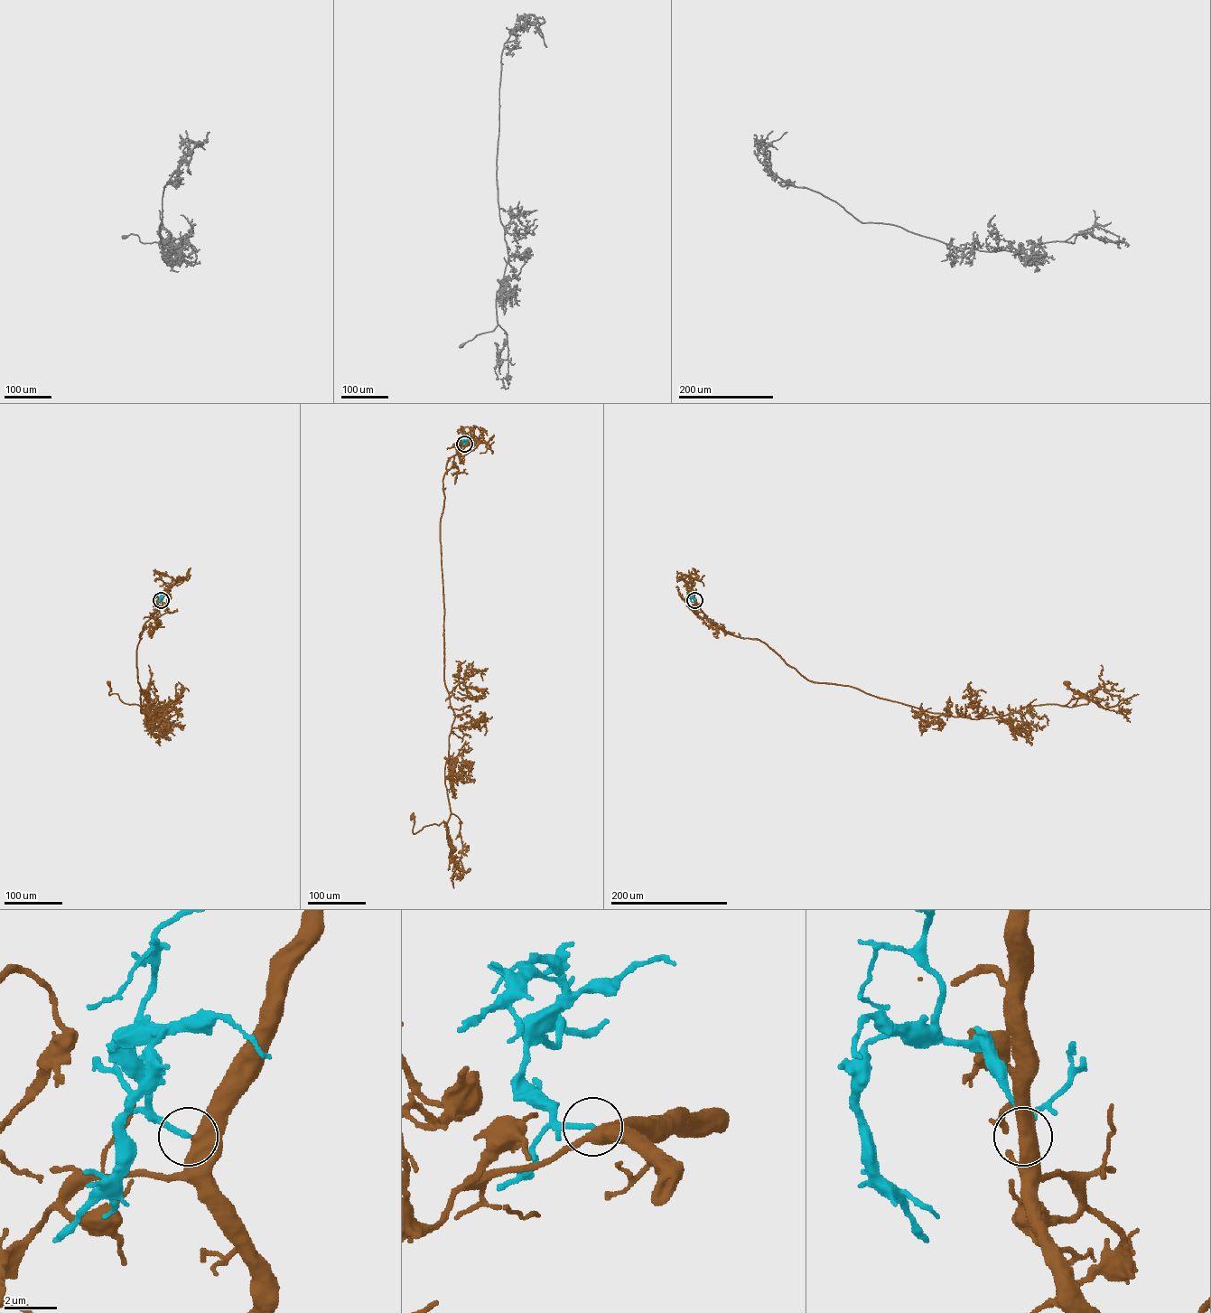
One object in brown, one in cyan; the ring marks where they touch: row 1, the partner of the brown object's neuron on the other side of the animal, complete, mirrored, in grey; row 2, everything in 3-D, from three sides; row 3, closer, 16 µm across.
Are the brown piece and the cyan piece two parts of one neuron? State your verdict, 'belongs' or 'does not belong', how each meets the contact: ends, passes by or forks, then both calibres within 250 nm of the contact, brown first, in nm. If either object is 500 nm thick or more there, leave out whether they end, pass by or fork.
belongs; brown passes by; cyan ends; calibres 480 and 200 nm

